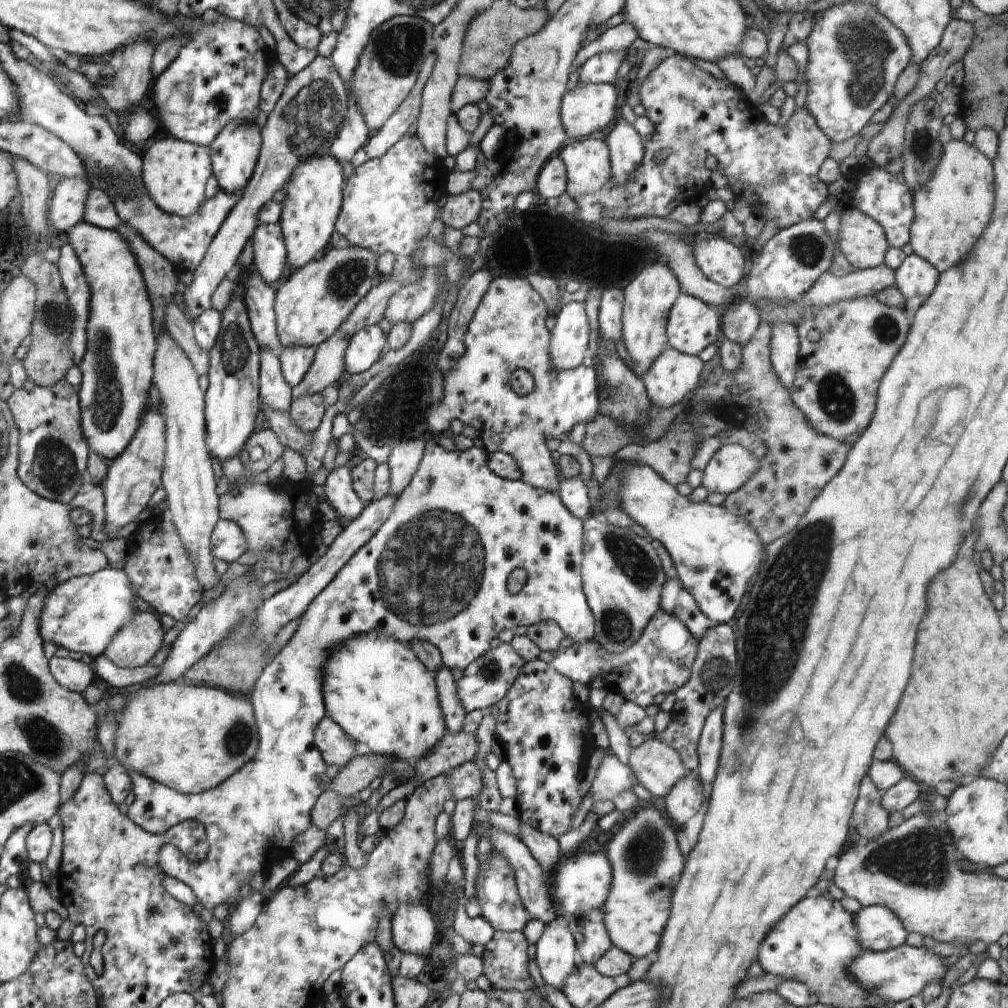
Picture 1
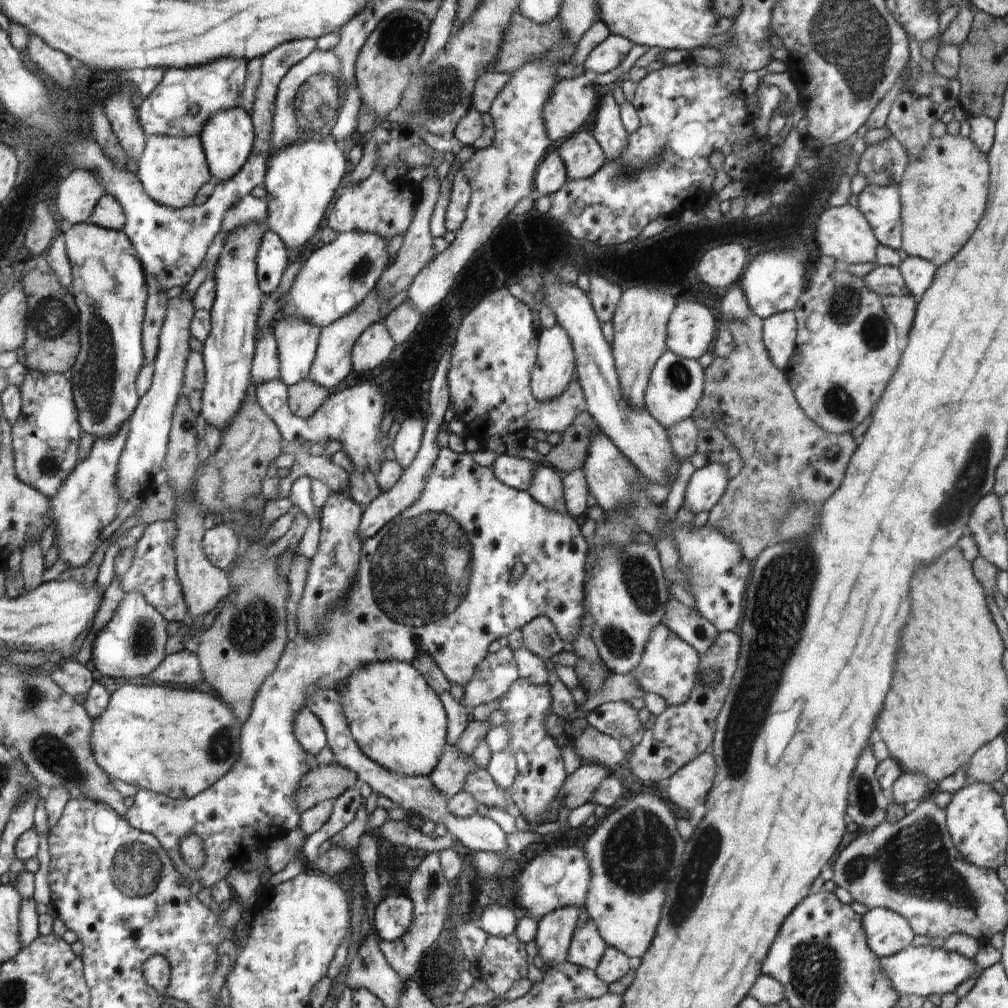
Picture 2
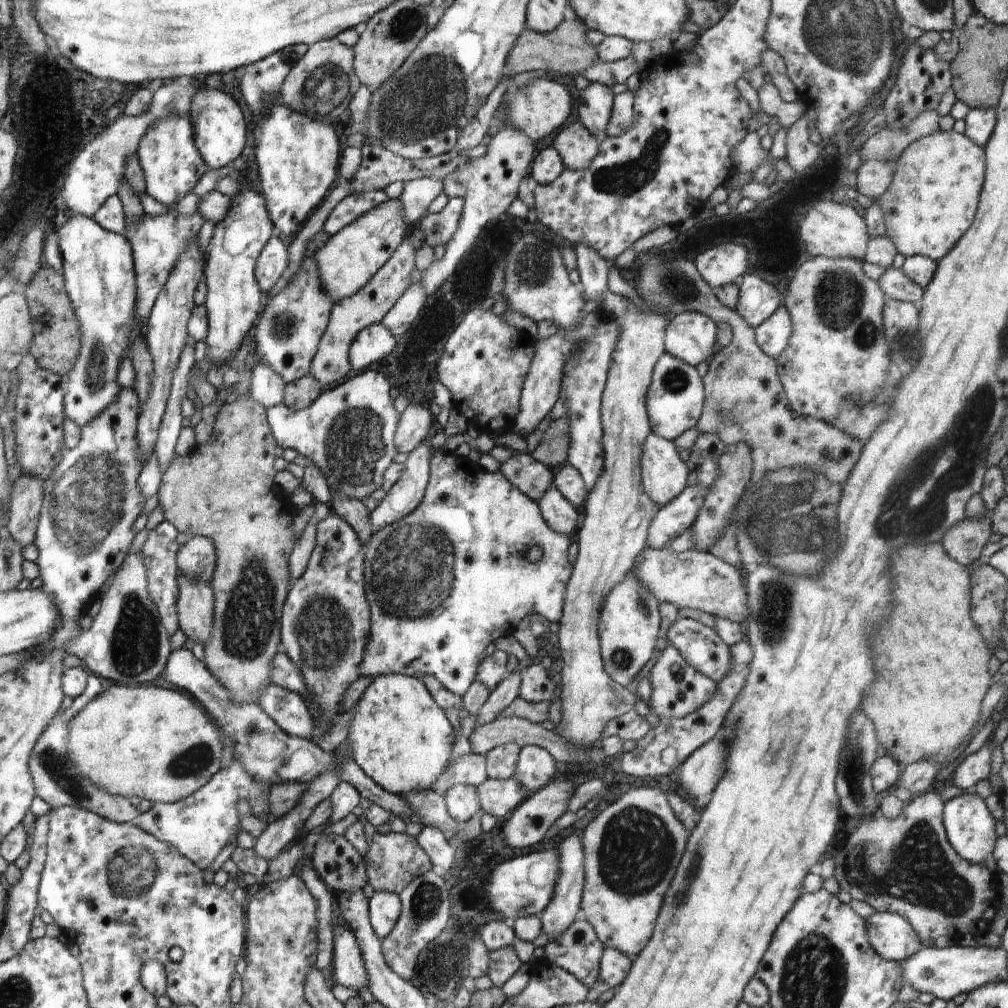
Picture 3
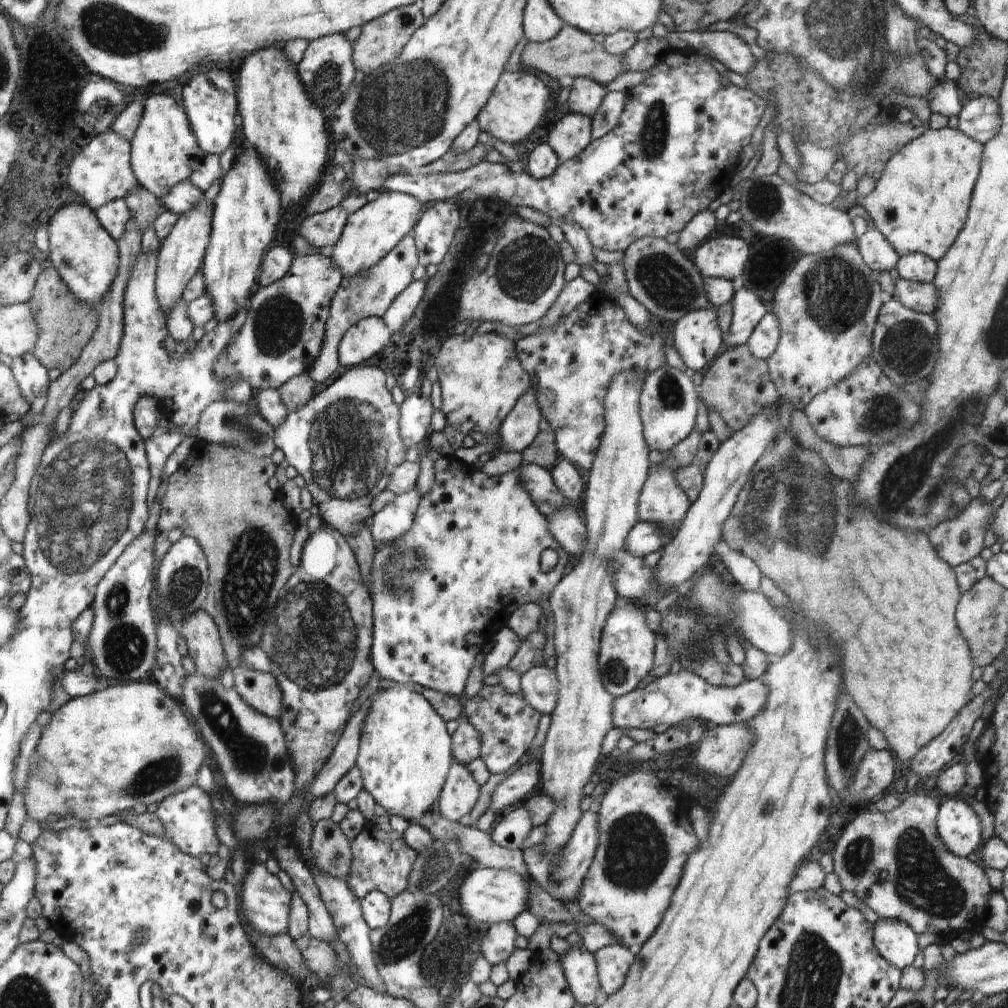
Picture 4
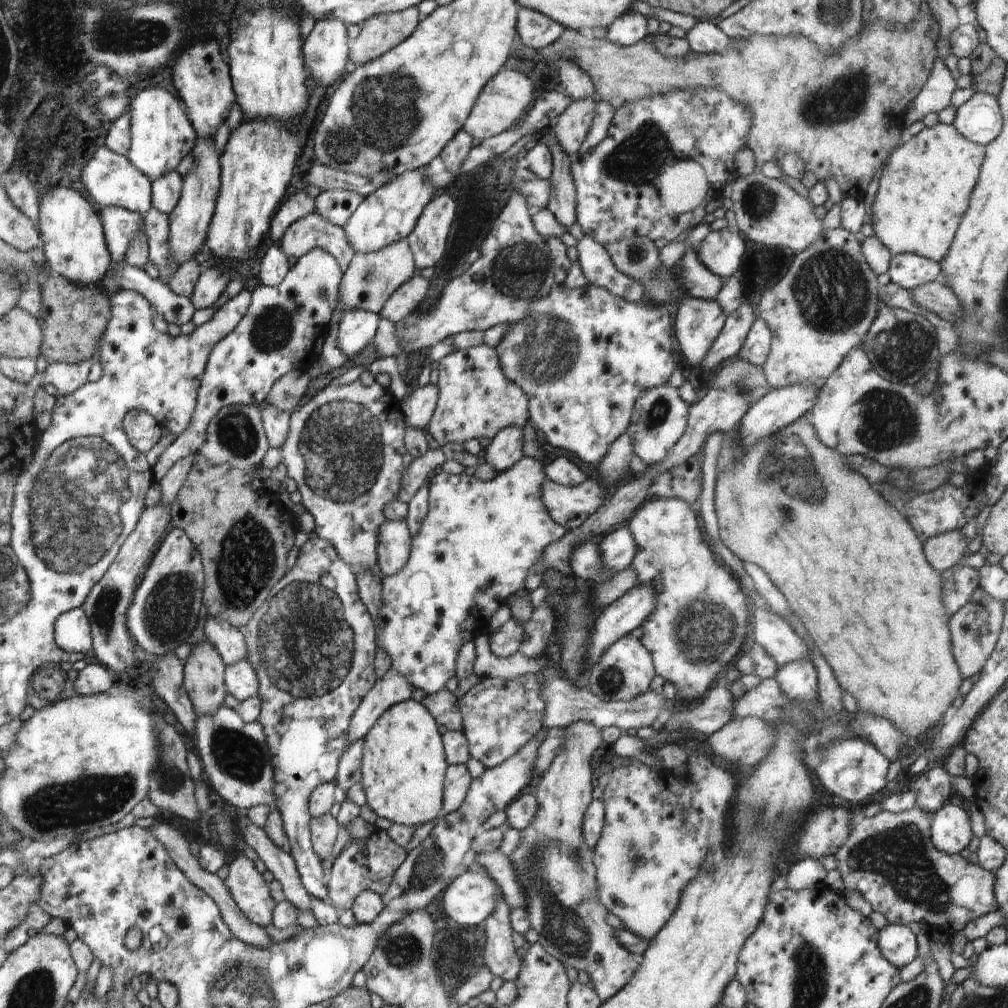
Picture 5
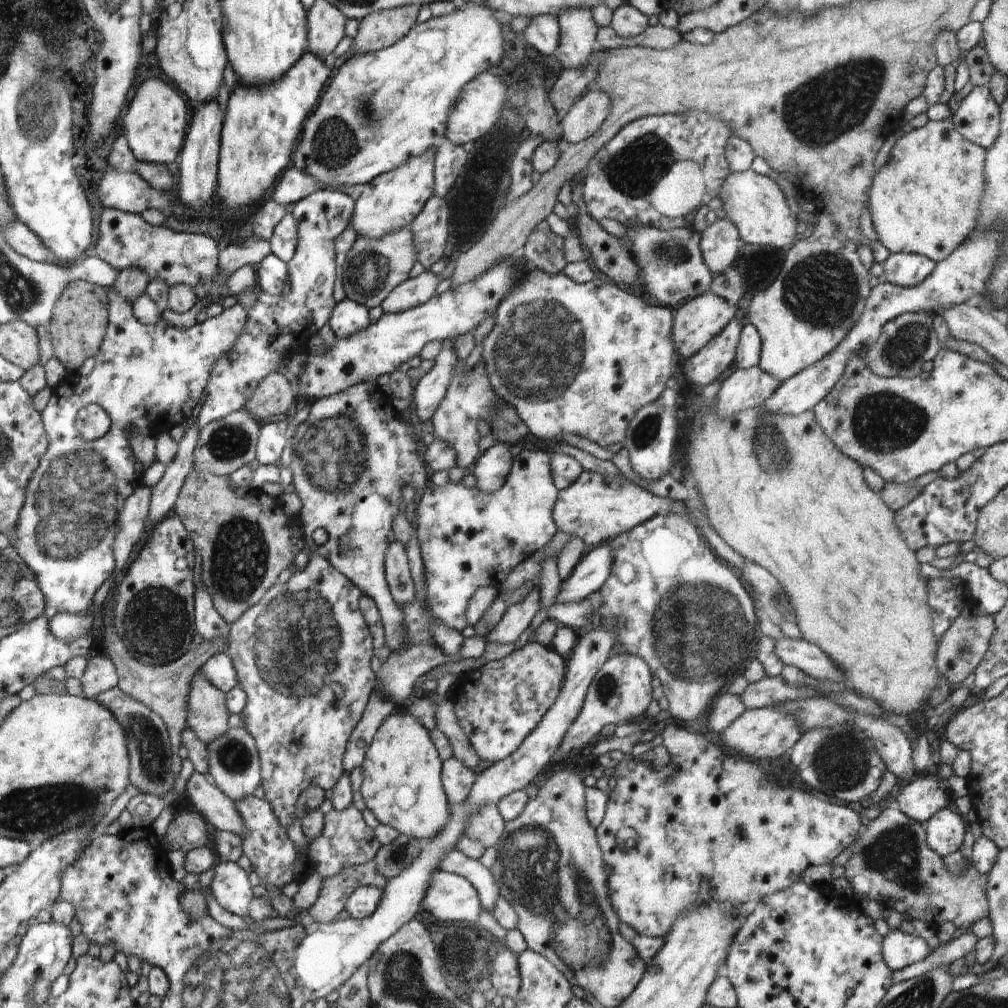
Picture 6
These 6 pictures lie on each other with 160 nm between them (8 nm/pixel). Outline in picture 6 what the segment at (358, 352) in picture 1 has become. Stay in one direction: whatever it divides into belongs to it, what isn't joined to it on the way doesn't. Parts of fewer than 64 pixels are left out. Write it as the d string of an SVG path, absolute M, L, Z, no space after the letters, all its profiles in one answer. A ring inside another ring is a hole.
M346 297L332 309L328 326L338 338L346 338L363 331L370 324L368 309Z

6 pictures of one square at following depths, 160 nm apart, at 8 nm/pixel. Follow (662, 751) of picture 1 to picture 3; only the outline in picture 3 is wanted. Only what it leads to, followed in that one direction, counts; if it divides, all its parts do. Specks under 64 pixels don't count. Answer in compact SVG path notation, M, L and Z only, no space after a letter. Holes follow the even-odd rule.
M498 716L492 722L473 727L469 738L471 752L477 755L488 754L488 751L492 750L495 746L509 742L517 742L520 746L538 745L544 750L547 750L556 762L578 762L578 764L580 764L580 762L584 764L595 762L602 764L603 759L606 758L603 752L597 748L596 744L586 749L572 745L568 741L565 741L558 733L554 732L550 725L532 723L522 717Z

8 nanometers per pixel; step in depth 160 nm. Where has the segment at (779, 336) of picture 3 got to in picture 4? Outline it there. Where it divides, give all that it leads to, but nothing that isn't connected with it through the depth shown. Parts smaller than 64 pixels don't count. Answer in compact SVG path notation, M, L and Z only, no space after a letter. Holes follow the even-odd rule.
M768 311L758 322L747 340L747 347L751 352L762 360L767 360L772 356L779 339L779 326L777 316Z

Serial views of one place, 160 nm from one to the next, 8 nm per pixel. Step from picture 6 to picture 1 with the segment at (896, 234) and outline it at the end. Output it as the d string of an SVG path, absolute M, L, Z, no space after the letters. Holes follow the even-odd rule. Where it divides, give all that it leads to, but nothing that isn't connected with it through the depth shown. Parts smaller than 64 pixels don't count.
M952 138L941 145L941 157L932 176L913 192L914 220L909 230L913 253L929 262L939 273L962 261L988 226L994 208L995 177L993 162L973 144Z

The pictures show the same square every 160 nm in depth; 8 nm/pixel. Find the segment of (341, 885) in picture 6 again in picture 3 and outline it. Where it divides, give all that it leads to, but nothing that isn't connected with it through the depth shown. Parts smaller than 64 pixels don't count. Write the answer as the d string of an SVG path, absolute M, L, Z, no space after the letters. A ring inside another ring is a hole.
M362 816L365 830L365 839L367 847L365 850L365 869L367 870L367 883L374 888L375 892L390 891L400 894L403 888L416 875L424 874L432 868L430 859L425 855L422 848L419 847L415 837L408 833L378 833L372 828L372 825Z

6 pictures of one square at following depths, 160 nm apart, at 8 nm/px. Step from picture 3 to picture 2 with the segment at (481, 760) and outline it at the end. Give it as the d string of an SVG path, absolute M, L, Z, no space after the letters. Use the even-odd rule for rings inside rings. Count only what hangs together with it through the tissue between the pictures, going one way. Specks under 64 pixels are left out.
M447 744L447 751L444 752L442 760L428 778L435 788L449 799L465 788L469 775L478 771L479 768L474 763L472 755L465 755L455 746Z

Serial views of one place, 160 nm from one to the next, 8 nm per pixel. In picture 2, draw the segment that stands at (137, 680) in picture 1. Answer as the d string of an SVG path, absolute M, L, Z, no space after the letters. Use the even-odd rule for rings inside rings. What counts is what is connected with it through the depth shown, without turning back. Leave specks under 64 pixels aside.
M188 647L173 654L169 654L150 675L146 677L164 682L164 684L200 684L204 682L203 672L198 655Z

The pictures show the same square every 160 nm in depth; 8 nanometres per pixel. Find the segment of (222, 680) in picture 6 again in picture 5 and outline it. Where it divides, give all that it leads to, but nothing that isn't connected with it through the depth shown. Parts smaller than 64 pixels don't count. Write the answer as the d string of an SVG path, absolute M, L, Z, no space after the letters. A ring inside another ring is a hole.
M239 660L226 666L226 687L238 702L258 696L259 676L255 668L246 660Z

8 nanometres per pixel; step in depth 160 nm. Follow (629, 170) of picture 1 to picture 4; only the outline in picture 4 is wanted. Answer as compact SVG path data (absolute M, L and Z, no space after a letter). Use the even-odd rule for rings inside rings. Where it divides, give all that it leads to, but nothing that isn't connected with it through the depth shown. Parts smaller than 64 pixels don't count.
M574 77L567 82L570 89L567 99L570 112L585 114L592 118L607 93L605 86L586 77Z

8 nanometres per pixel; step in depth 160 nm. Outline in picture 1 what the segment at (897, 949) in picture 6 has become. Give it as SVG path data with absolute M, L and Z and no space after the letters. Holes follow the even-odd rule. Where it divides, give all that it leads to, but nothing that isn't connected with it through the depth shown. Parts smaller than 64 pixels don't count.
M884 905L863 907L856 913L856 924L859 930L860 946L864 950L890 951L902 946L906 942L909 932L904 928L903 921Z

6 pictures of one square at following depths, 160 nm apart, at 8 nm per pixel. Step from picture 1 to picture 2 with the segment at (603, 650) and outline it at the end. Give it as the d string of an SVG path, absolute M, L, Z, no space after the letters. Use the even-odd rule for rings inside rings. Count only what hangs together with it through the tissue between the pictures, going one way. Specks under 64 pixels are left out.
M659 624L649 637L647 648L634 673L638 684L646 693L654 693L664 699L666 706L680 706L687 702L698 680L700 654L692 645L686 644L667 625Z

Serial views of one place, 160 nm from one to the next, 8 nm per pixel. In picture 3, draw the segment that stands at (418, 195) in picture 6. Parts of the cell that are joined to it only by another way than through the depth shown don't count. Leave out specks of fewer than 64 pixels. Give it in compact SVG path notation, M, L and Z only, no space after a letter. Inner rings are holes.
M388 199L331 236L323 248L311 252L319 266L323 289L329 292L335 304L344 297L356 294L378 274L380 268L386 266L387 260L409 236L408 226L400 199Z

